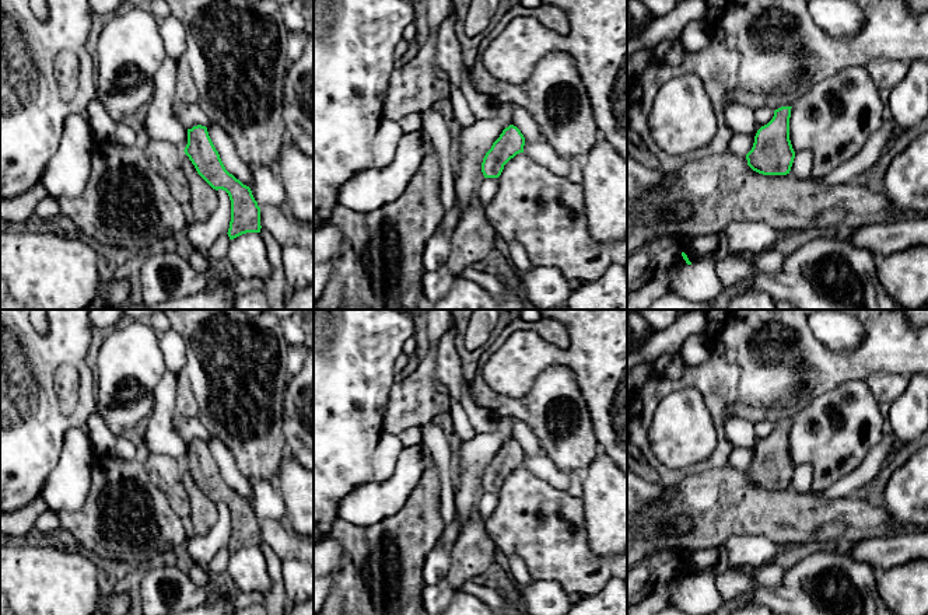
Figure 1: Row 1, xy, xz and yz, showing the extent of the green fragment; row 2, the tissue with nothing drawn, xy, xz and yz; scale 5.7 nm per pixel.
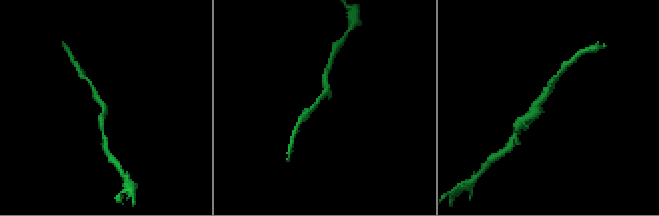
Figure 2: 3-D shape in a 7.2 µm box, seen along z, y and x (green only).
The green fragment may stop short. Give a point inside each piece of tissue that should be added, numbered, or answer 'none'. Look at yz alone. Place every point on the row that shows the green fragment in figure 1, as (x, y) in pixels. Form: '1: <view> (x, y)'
none

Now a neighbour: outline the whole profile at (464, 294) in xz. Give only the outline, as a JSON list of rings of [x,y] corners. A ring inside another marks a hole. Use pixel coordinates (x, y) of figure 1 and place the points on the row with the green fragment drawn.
[[[494,275],[502,284],[502,300],[497,301],[477,282],[456,277],[445,298],[434,304],[434,310],[525,310],[522,298],[507,283],[504,275]]]

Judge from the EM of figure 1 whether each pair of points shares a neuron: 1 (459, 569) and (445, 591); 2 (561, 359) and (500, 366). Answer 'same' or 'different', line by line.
1: different
2: same

